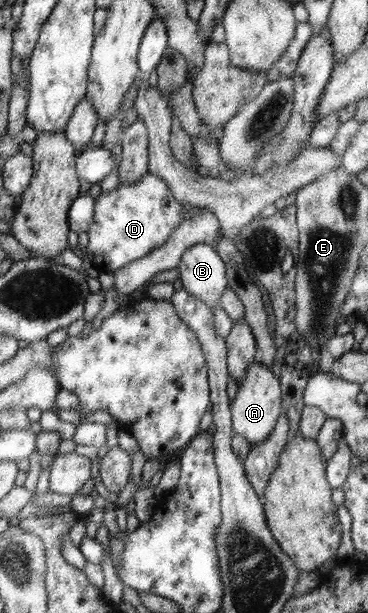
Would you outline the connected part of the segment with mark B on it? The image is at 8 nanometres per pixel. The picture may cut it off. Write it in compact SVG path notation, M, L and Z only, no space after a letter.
M200 244L190 247L183 253L178 274L184 289L210 309L222 303L224 290L229 286L227 266L213 246Z

